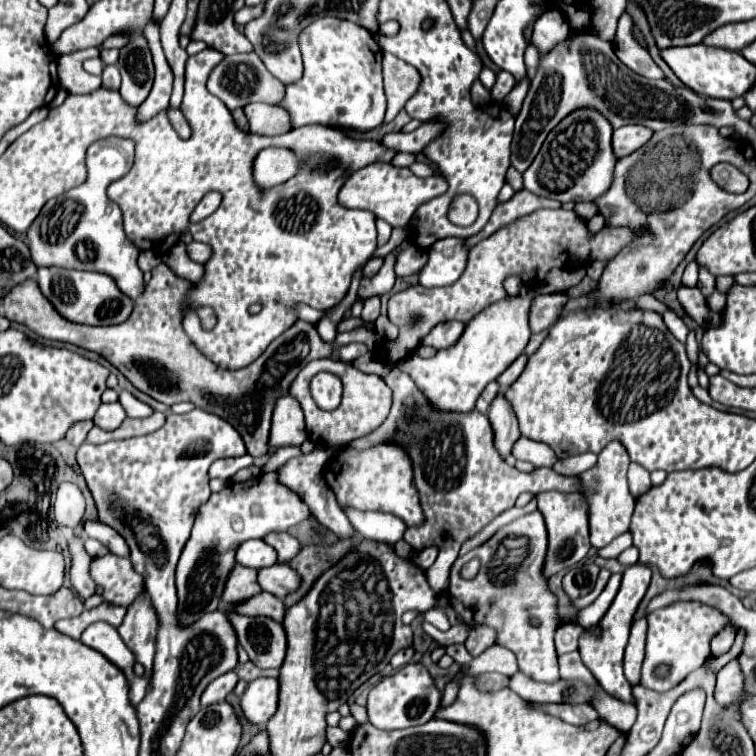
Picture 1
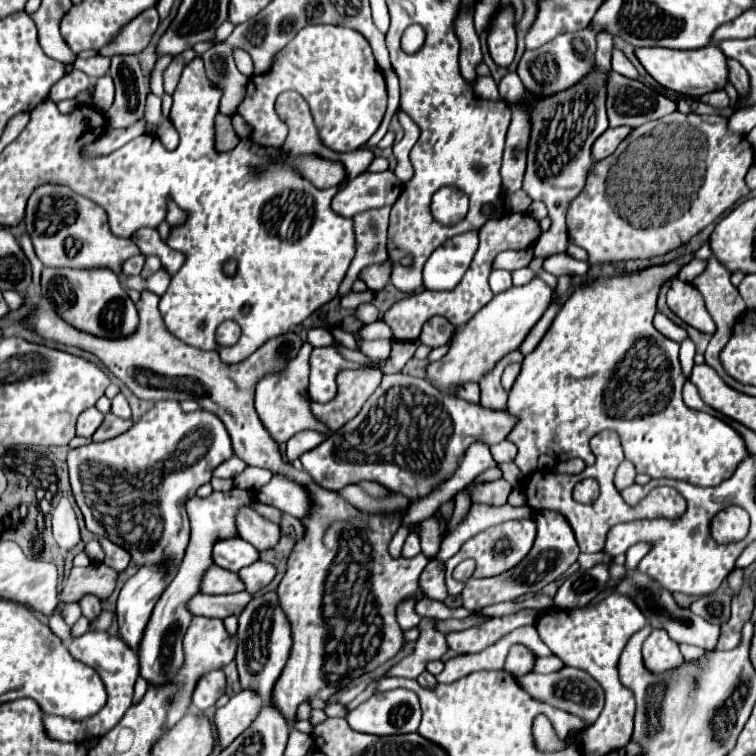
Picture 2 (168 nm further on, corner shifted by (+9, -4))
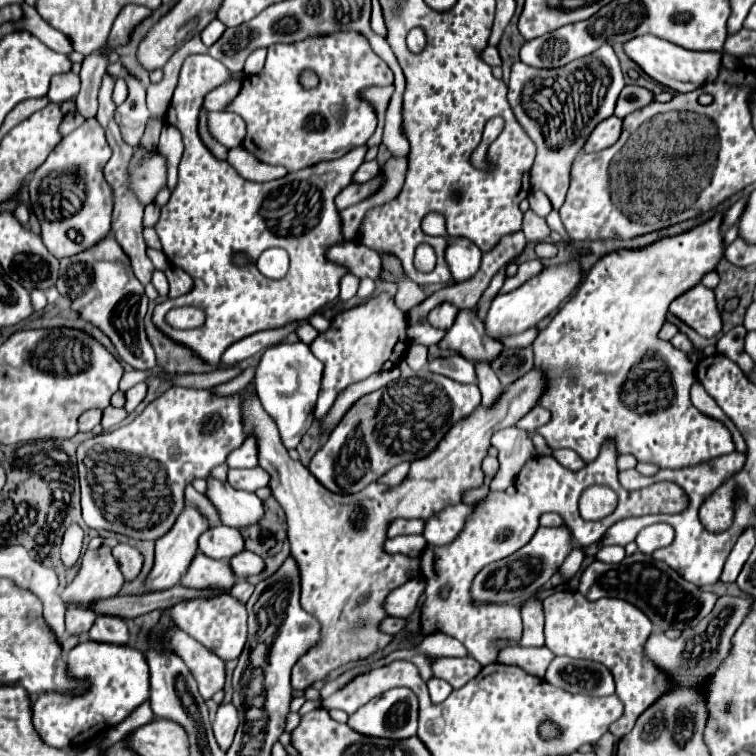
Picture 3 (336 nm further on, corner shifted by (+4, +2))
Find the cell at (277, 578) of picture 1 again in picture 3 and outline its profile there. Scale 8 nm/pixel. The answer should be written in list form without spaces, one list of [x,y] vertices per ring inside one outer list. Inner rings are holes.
[[[249,550],[233,556],[229,560],[229,564],[231,564],[235,576],[239,576],[241,580],[245,580],[249,576],[255,576],[255,574],[261,574],[265,570],[265,562],[257,554],[253,554]]]

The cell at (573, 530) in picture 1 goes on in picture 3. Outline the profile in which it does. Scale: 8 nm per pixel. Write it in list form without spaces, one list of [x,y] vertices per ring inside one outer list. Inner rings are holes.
[[[563,524],[557,528],[545,528],[541,526],[531,542],[517,550],[517,554],[507,556],[505,560],[487,564],[473,580],[471,584],[471,596],[477,602],[493,602],[493,604],[503,604],[503,602],[519,602],[527,600],[531,594],[535,594],[563,564],[567,554],[573,550],[573,534],[571,530]]]

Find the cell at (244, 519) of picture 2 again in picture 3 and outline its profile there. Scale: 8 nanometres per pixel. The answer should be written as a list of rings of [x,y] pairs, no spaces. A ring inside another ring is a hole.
[[[211,476],[207,482],[209,482],[209,488],[205,496],[209,496],[209,500],[219,510],[223,524],[237,530],[245,530],[263,520],[265,508],[263,508],[263,502],[257,498],[257,494],[235,490],[227,482],[217,482]]]

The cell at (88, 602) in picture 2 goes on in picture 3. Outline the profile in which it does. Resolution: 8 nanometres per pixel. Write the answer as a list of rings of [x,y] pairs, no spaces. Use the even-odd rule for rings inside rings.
[[[97,616],[93,628],[89,630],[89,638],[109,644],[127,644],[127,624],[119,616]]]

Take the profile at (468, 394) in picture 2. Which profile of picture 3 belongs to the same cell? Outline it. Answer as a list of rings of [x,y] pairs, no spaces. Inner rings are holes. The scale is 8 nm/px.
[[[459,354],[447,356],[447,358],[435,358],[433,362],[429,362],[427,368],[459,384],[477,384],[477,372],[473,372],[473,364]]]

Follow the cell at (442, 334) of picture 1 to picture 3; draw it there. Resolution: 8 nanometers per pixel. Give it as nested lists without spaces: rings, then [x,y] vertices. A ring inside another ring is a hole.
[[[449,304],[437,306],[437,308],[433,308],[433,312],[429,312],[429,324],[437,330],[447,332],[453,326],[457,314],[459,314],[459,308],[455,308],[455,306],[449,306]]]

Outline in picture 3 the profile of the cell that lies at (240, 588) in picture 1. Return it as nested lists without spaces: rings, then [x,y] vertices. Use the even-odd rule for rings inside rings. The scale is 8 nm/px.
[[[197,554],[181,578],[181,584],[187,588],[223,588],[231,590],[239,580],[233,576],[227,560],[213,560],[205,554]]]

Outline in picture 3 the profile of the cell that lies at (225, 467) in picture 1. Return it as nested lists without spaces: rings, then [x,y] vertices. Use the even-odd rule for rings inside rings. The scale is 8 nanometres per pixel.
[[[253,438],[245,440],[237,450],[227,456],[229,468],[255,468],[257,466],[257,444]]]

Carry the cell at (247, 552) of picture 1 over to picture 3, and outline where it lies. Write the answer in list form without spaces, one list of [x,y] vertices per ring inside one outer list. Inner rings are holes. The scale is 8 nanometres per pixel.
[[[215,526],[201,534],[199,538],[199,550],[215,560],[229,560],[237,556],[237,552],[245,550],[243,536],[237,528],[229,526]]]

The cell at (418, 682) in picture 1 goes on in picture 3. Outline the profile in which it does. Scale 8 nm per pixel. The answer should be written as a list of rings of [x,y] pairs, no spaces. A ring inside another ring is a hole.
[[[393,688],[373,700],[369,700],[365,706],[361,706],[355,714],[349,716],[349,726],[365,736],[379,736],[379,738],[391,738],[401,740],[417,734],[417,718],[419,718],[419,704],[417,696],[409,688]]]

